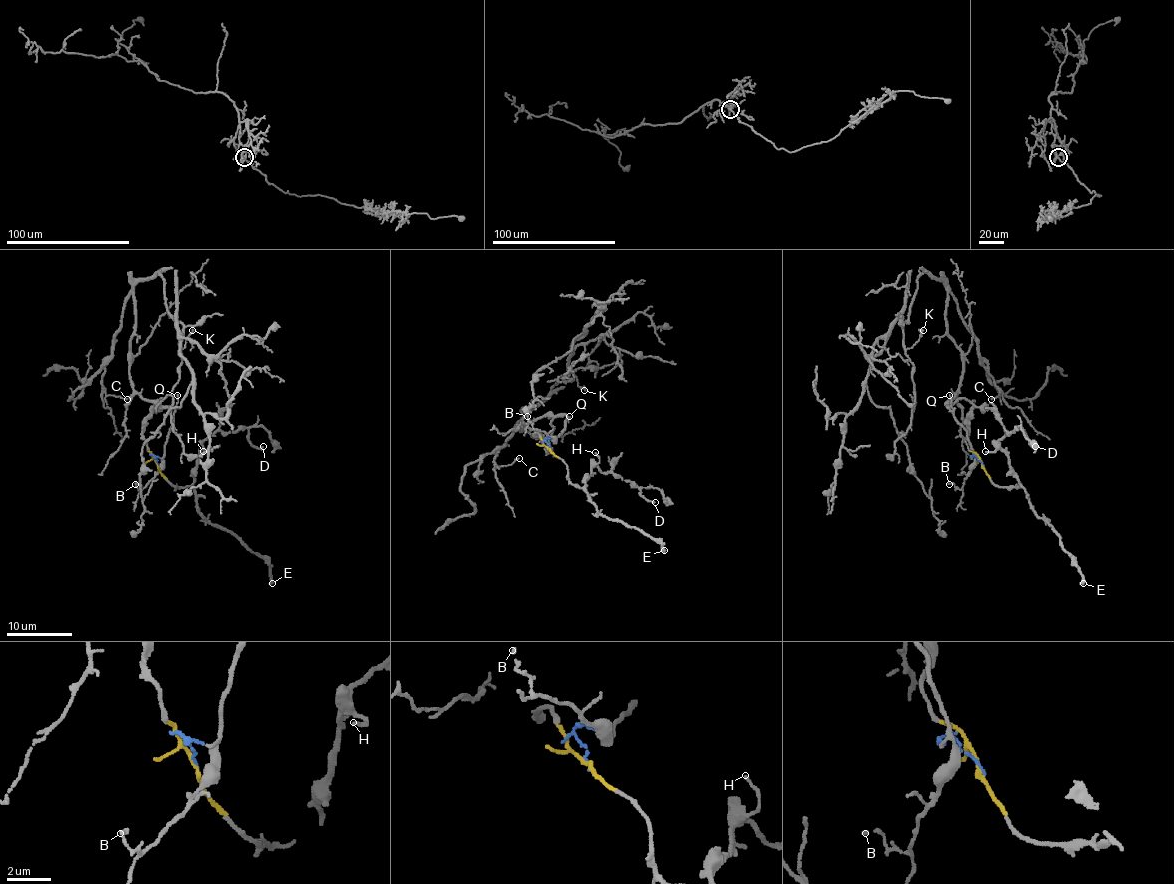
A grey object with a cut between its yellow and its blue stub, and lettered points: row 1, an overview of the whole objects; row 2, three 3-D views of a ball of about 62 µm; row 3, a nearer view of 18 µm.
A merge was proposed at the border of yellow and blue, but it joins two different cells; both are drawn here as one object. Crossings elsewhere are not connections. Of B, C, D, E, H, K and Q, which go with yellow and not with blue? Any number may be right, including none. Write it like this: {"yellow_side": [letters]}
{"yellow_side": ["D", "E", "H"]}

